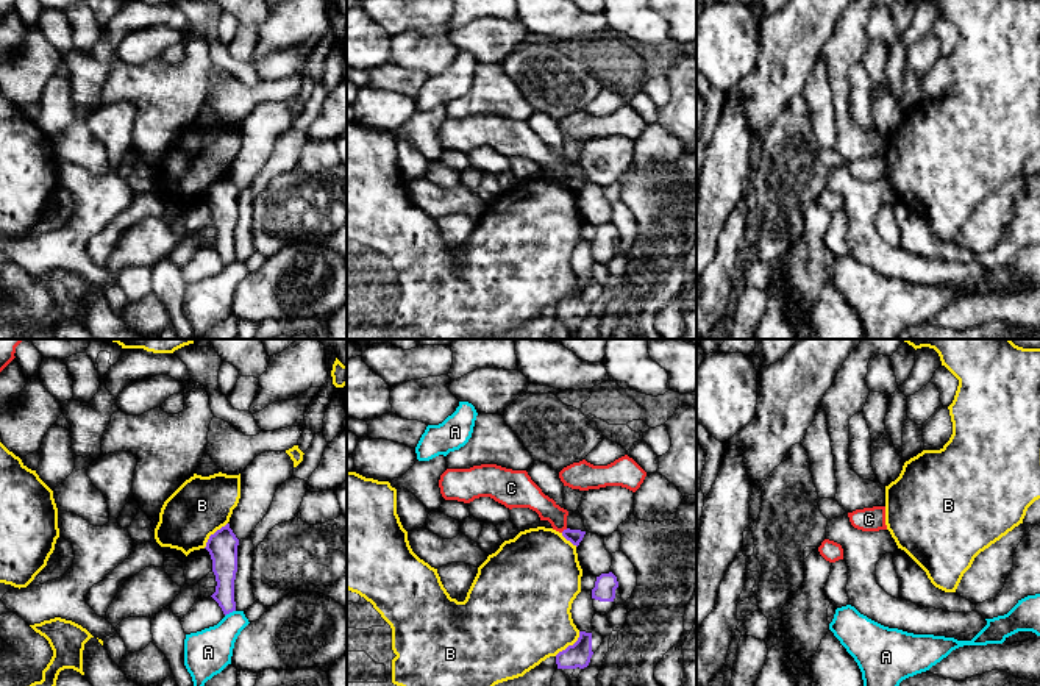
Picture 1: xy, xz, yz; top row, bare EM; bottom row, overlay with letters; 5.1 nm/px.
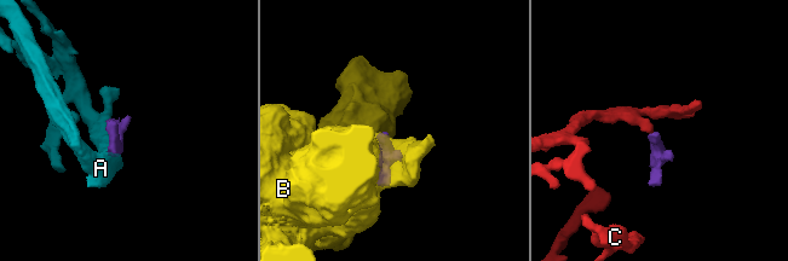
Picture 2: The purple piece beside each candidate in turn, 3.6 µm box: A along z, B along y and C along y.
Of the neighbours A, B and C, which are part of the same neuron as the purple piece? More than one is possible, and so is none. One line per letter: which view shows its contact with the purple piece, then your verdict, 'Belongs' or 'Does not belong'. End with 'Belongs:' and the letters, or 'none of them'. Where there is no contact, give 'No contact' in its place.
A: Touches purple in xy. Does not belong
B: Touches purple in xz. Does not belong
C: Touches purple in xz. Does not belong
Belongs: none of them

